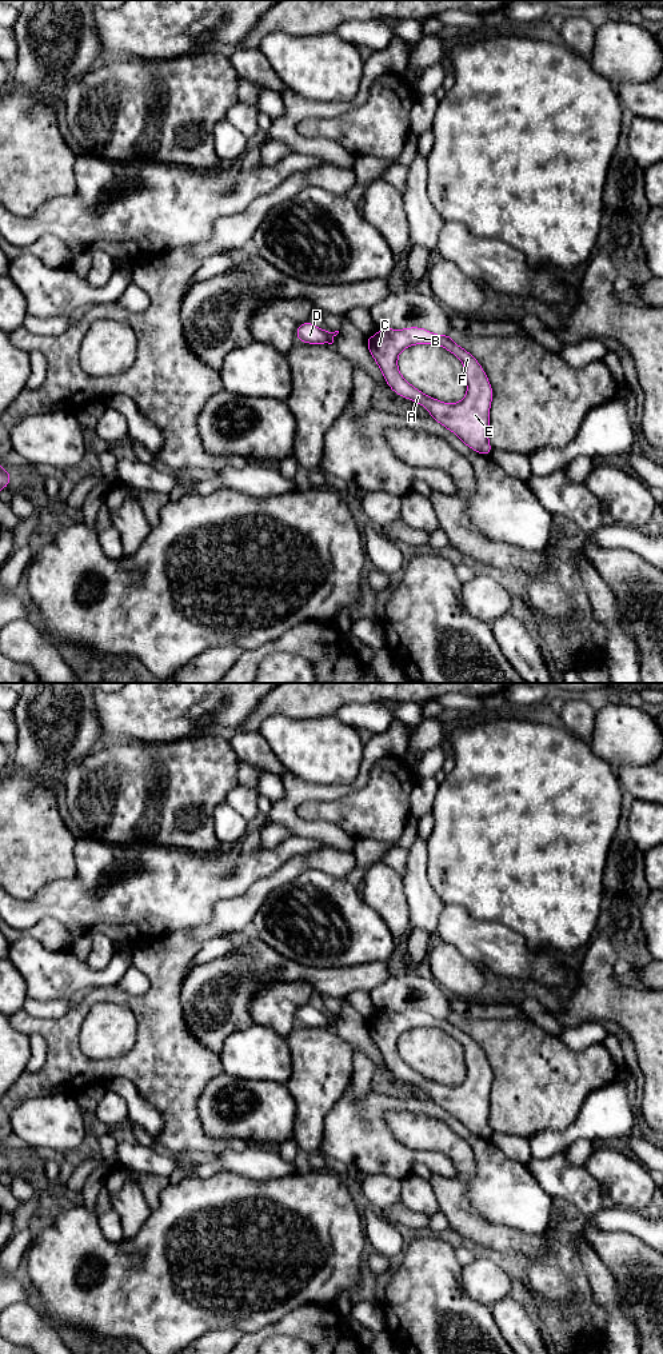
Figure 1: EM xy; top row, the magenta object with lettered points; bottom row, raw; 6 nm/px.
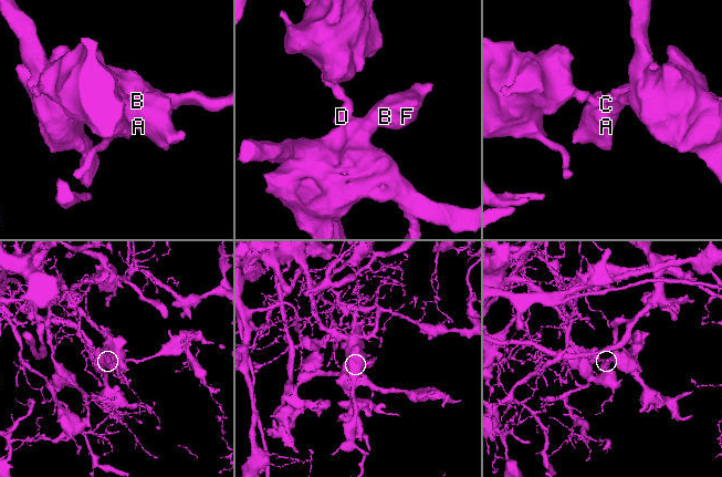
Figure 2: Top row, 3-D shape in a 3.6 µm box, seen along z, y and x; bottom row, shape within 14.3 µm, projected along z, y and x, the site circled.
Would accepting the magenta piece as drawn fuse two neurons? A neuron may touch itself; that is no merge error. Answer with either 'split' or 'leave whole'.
split

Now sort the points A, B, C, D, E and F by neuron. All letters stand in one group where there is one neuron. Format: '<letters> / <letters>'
A B C E F / D

